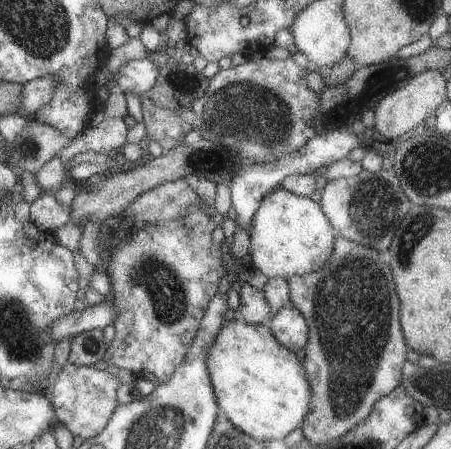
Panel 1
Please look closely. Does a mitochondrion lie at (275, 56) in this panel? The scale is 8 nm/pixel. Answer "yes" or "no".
no

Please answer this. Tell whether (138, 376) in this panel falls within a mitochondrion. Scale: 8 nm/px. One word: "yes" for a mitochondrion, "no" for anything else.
no

